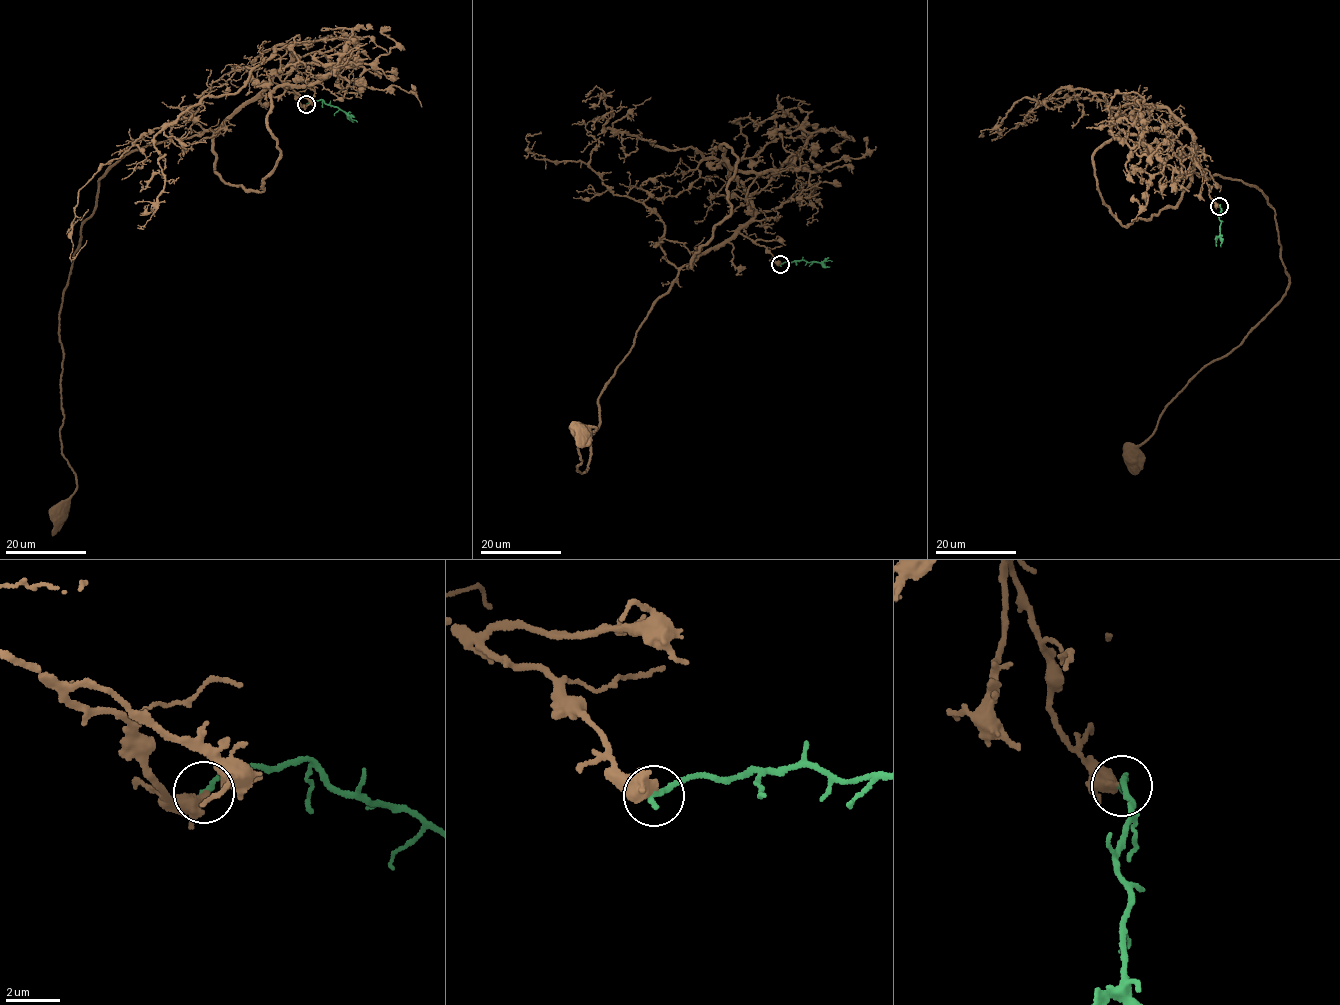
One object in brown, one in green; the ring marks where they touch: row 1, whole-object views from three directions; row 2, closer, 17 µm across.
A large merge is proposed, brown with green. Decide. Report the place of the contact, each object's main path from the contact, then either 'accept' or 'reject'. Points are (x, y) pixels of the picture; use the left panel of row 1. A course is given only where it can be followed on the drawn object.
(306, 104) | brown via (307, 104), (268, 83), (219, 127), (149, 143), (100, 179), (60, 313), (62, 453), (77, 487), (61, 510) | green via (307, 104), (323, 99), (357, 121) | accept

